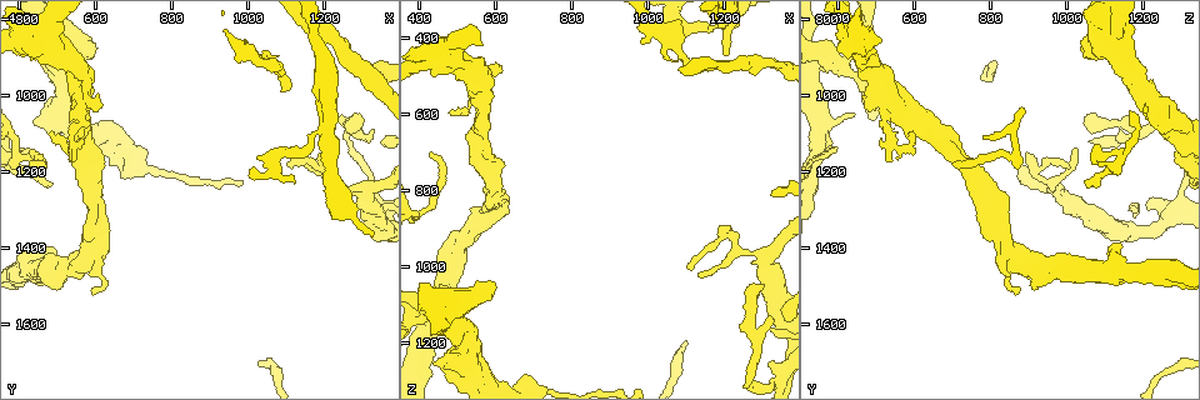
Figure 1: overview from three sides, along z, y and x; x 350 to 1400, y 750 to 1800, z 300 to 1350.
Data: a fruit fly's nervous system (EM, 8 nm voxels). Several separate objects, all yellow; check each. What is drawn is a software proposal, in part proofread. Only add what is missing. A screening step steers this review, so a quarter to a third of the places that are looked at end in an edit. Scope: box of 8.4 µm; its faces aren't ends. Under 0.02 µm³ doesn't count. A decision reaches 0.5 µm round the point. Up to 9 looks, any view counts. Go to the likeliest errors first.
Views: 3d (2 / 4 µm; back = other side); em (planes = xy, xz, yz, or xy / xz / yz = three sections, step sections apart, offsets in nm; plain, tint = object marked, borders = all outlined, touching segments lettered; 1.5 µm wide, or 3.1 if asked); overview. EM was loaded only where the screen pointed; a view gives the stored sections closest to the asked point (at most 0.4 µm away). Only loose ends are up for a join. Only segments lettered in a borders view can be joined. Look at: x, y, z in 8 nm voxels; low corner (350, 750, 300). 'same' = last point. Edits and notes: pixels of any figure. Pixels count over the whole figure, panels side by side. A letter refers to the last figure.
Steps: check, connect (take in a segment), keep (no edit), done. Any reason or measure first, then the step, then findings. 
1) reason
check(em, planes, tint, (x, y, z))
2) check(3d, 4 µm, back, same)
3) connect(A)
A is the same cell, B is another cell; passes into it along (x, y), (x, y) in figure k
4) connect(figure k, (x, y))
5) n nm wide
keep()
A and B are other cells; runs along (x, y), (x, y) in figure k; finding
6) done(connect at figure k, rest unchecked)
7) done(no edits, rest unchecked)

branch stops here
check(em, xy, step 4, borders, (505, 1410, 1105))

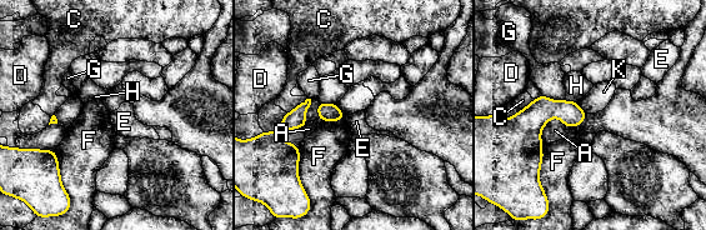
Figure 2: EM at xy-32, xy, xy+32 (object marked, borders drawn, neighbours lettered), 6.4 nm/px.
another direction
check(em, xz, step 8, borders, same)

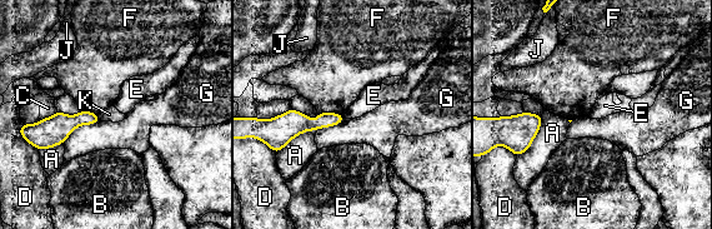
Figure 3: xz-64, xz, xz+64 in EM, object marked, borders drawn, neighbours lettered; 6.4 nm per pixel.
G touches over 280 nm
keep()
A, B, C, D, E, F, G, J and K are other cells; border along (98, 114), (101, 120) in figure 3; no lettered segment goes on from it

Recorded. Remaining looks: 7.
an open end
check(3d, 4 µm, (1065, 895, 455))

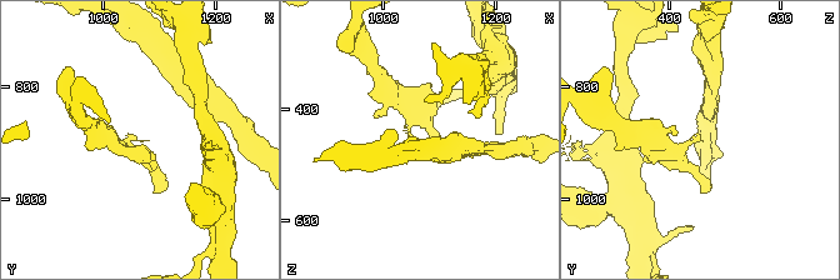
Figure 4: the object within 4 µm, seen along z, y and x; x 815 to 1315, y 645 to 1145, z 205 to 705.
shape alone is not enough
check(em, xy, step 4, borders, (1070, 900, 465))

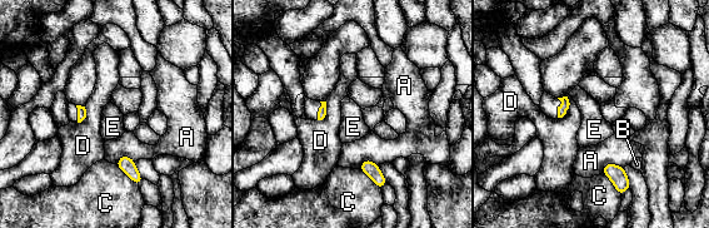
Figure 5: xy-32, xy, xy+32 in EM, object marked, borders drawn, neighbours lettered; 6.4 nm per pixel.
check(em, planes, borders, same)

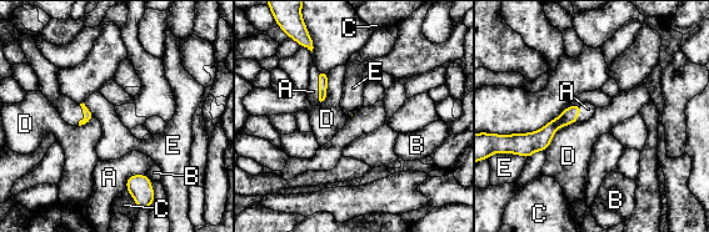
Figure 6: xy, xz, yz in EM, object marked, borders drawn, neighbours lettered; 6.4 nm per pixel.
connect(figure 6, (313, 91))
A is the same cell, B, C, D and E are other cells; the cell continues

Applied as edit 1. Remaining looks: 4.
thick end
check(3d, 4 µm, (585, 880, 1040))

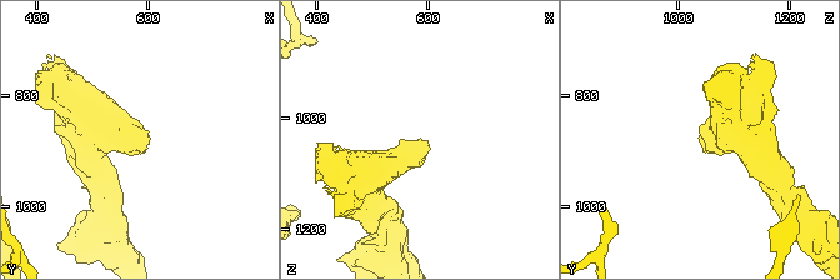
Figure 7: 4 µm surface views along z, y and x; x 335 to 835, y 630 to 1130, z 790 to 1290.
shape alone is not enough
check(em, planes, borders, (590, 885, 1035))

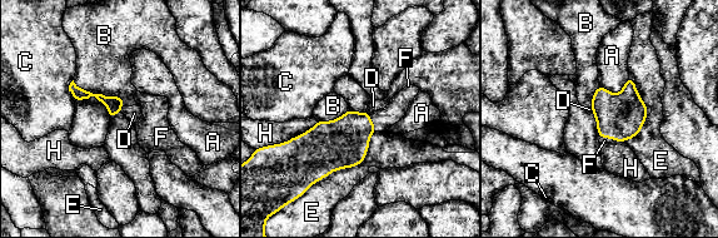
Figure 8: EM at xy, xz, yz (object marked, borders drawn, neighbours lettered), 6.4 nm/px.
connect(figure 8, (398, 105))
F is the same cell, A, B, C, D, E and H are other cells; passes into it along (343, 143), (370, 122), (398, 105) in figure 8; it goes on there

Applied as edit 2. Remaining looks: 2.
free end
check(em, planes, tint, (440, 1070, 1260))

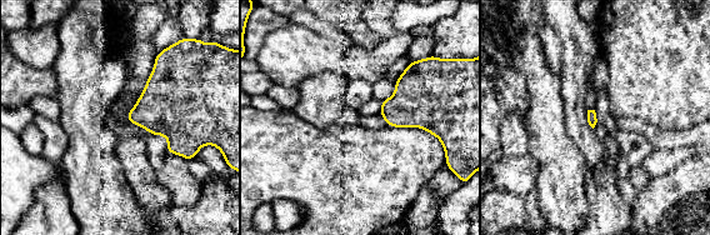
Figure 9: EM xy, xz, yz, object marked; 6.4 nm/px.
check(em, planes, borders, same)

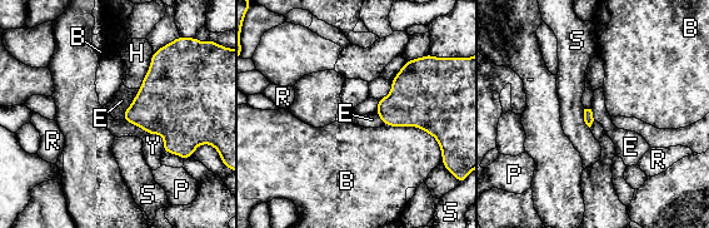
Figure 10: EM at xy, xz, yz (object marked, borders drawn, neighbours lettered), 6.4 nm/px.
keep()
B, E, H, P, R, S and Y are other cells; border along (140, 88), (124, 112), (123, 119) in figure 10; none of them fits

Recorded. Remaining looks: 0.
done(connect at figure 6, connect at figure 8, rest unchecked)

